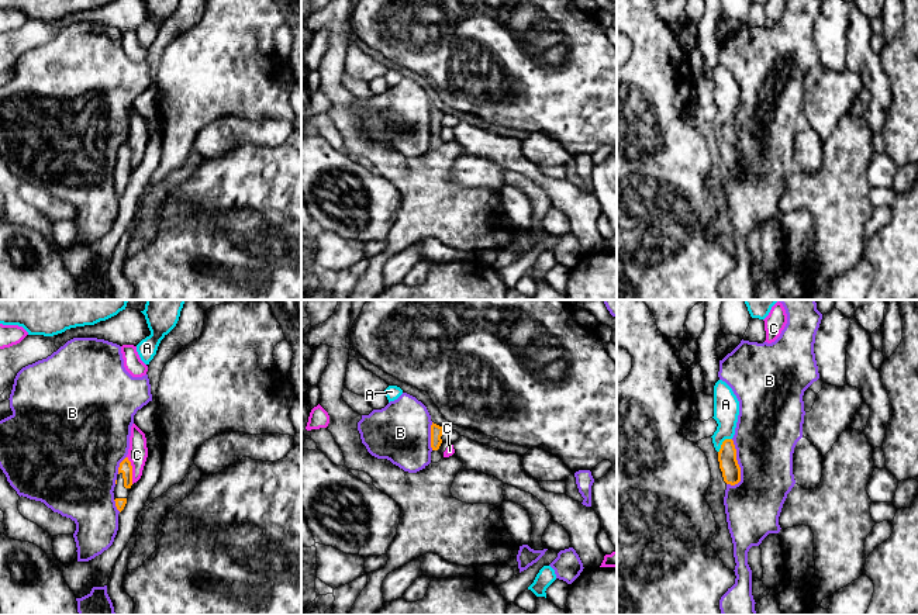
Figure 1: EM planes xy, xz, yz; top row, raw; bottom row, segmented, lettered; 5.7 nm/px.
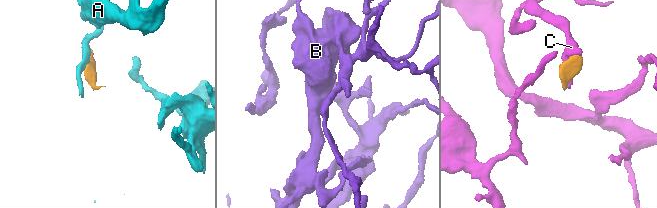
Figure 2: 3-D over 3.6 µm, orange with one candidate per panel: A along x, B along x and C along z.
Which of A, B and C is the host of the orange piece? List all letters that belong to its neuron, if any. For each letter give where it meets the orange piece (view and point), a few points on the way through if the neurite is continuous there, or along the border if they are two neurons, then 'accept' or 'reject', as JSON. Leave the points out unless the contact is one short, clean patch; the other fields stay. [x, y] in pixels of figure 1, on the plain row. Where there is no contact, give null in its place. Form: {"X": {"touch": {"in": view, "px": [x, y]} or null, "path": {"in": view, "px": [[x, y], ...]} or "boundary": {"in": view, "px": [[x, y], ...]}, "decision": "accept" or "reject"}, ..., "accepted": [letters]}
{"A": {"touch": {"in": "yz", "px": [722, 128]}, "boundary": {"in": "yz", "px": [[731, 123], [722, 127], [718, 137]]}, "decision": "reject"}, "B": {"touch": {"in": "yz", "px": [737, 148]}, "decision": "reject"}, "C": {"touch": {"in": "xy", "px": [131, 155]}, "decision": "reject"}, "accepted": []}

